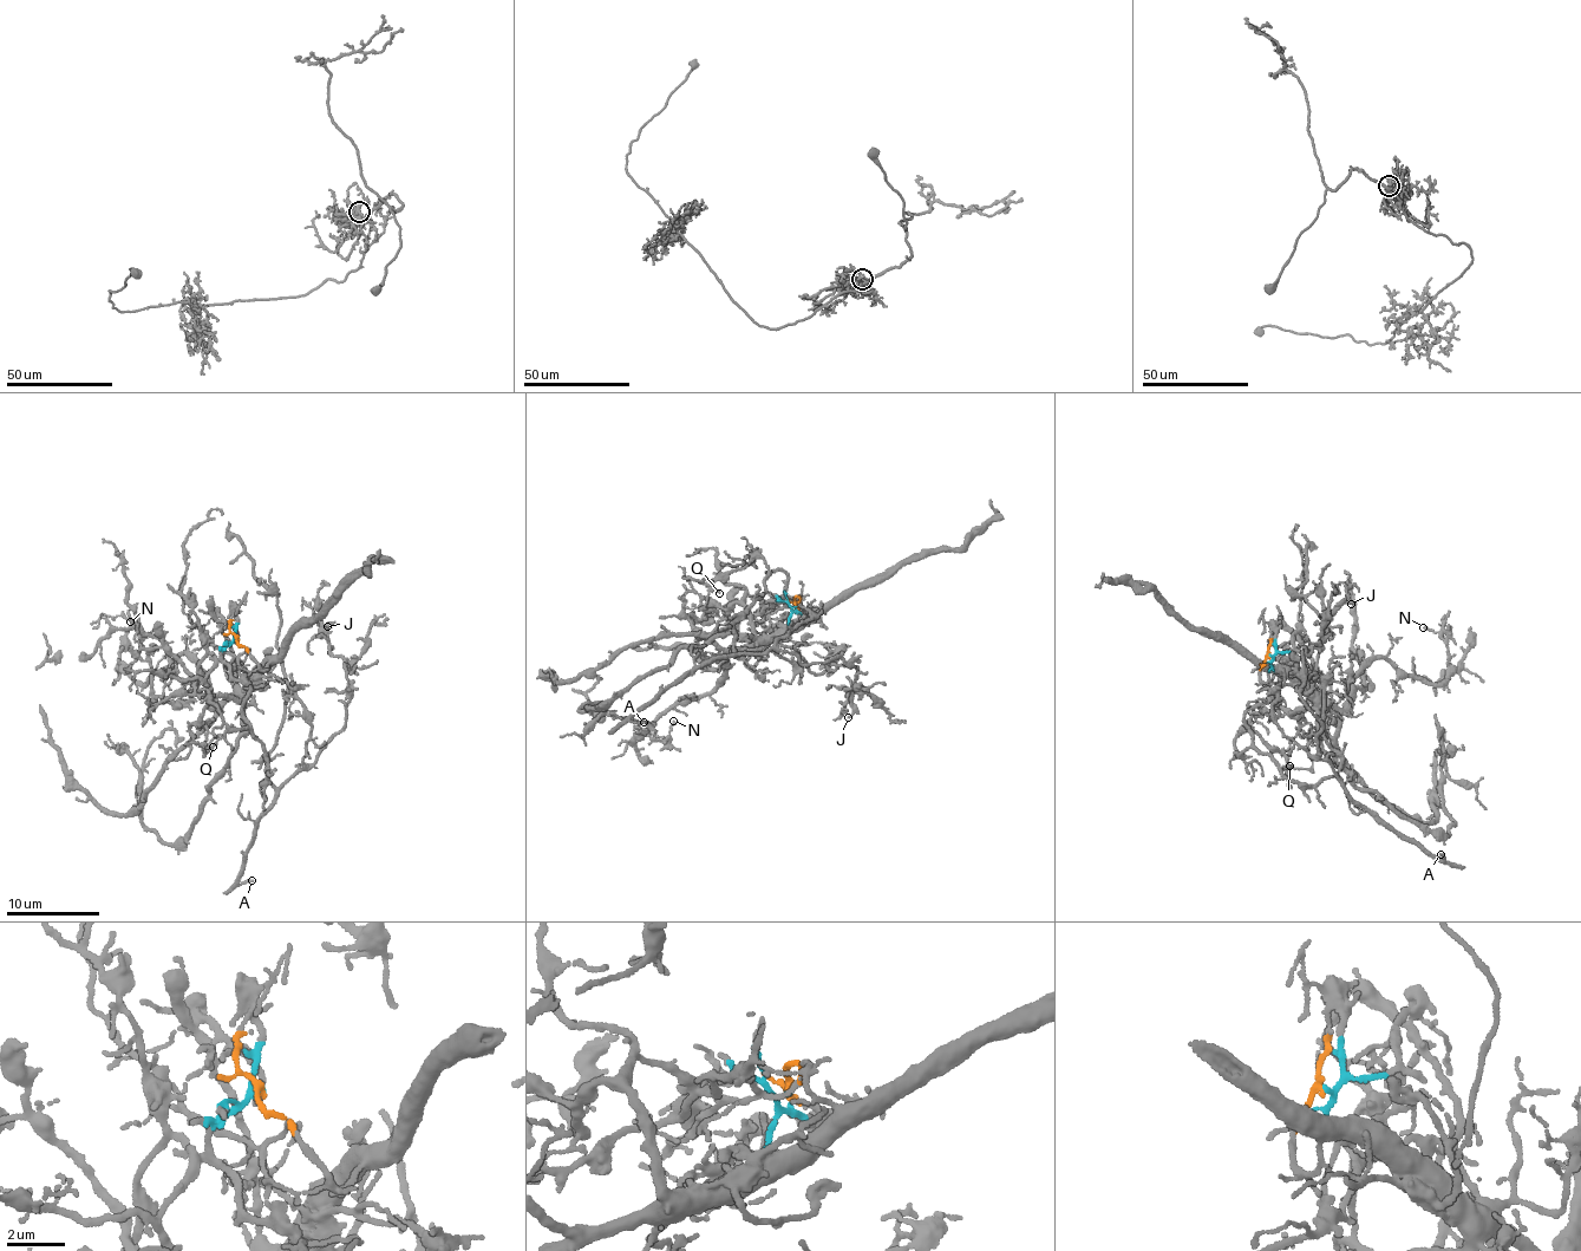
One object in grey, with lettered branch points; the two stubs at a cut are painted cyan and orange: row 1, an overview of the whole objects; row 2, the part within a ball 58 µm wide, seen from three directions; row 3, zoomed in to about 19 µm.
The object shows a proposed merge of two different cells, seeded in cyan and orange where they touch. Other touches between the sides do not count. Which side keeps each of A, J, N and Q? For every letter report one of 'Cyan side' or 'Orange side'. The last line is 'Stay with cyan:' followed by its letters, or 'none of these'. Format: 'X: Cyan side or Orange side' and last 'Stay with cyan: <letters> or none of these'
A: Cyan side
J: Cyan side
N: Orange side
Q: Cyan side
Stay with cyan: A, J, Q

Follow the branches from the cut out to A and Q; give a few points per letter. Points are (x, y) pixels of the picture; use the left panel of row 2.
A: (239, 638), (221, 653), (250, 686), (243, 720), (270, 769), (262, 783), (275, 789), (237, 884), (253, 880)
Q: (239, 638), (222, 658), (248, 683), (249, 727), (234, 729), (208, 701), (193, 740), (213, 748)

